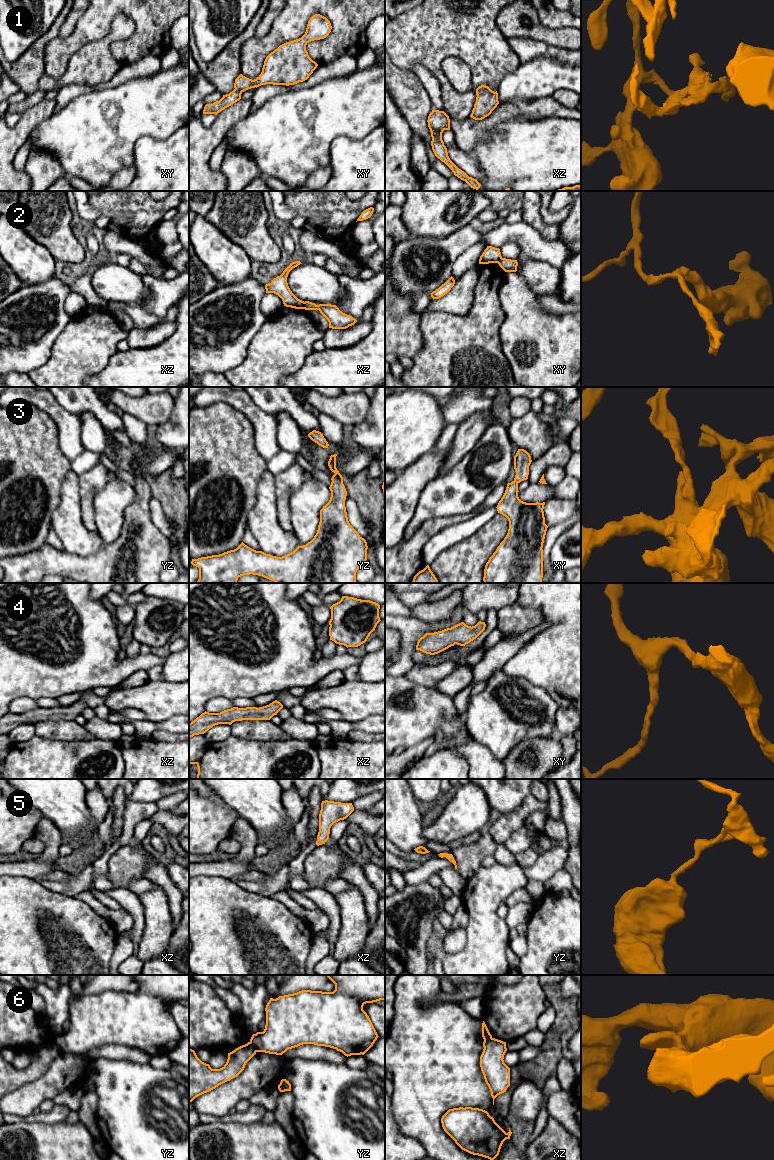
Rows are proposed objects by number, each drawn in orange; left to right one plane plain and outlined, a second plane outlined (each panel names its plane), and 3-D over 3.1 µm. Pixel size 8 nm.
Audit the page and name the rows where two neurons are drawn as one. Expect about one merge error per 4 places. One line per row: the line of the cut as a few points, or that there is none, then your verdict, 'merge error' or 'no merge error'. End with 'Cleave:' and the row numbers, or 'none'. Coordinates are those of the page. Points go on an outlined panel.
1: cut in xz along (430, 129), (441, 136); merge error
2: cut in xz along (304, 302), (305, 308); merge error
3: no cut; no merge error
4: no cut; no merge error
5: no cut; no merge error
6: cut in yz along (249, 1042), (256, 1051); merge error
Cleave: 1, 2, 6

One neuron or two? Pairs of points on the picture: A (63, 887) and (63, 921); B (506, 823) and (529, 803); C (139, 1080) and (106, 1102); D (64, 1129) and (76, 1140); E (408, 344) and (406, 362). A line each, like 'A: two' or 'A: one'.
A: two
B: one
C: one
D: one
E: two

